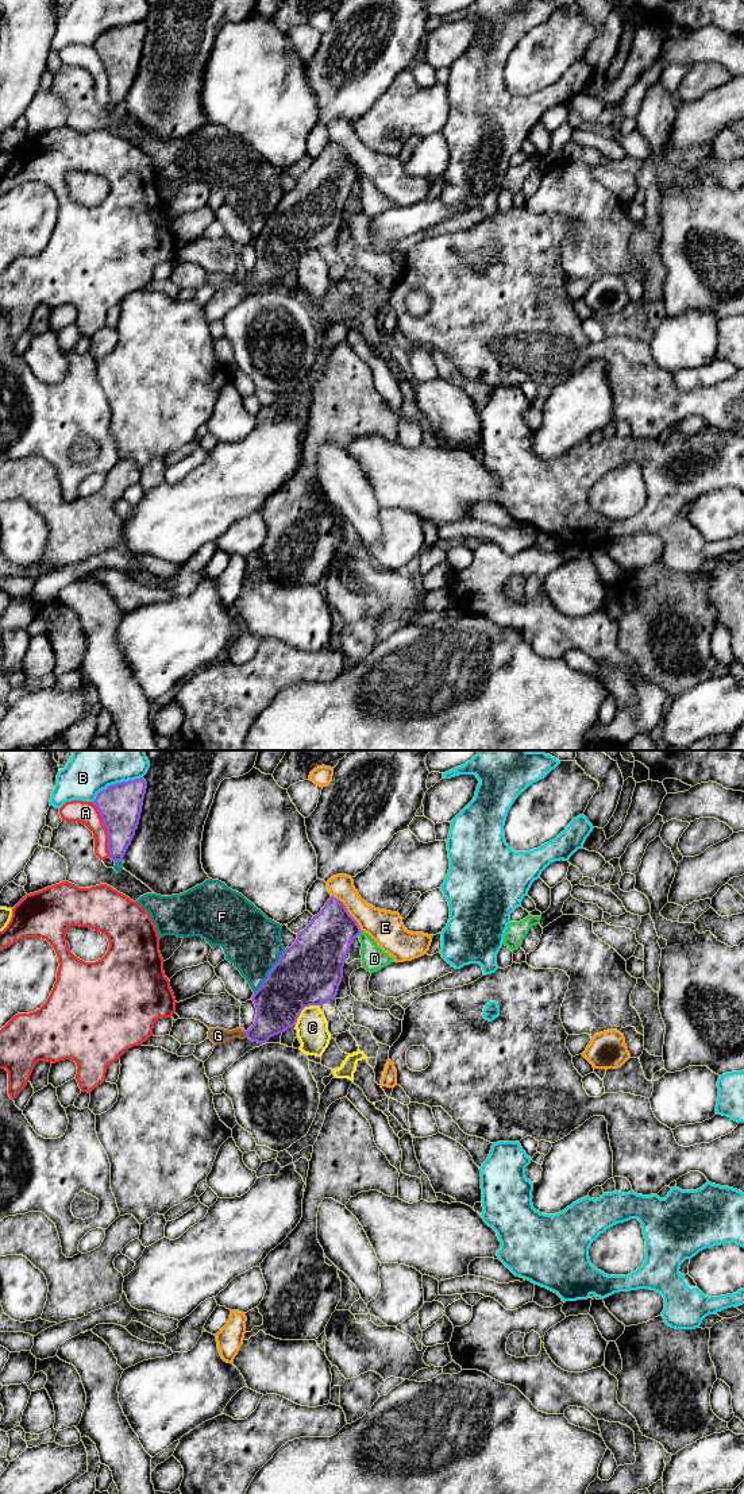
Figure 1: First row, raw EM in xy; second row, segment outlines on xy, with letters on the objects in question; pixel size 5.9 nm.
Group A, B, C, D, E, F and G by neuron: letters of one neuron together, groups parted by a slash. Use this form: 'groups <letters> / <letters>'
groups A / B / C / D / E / F / G

